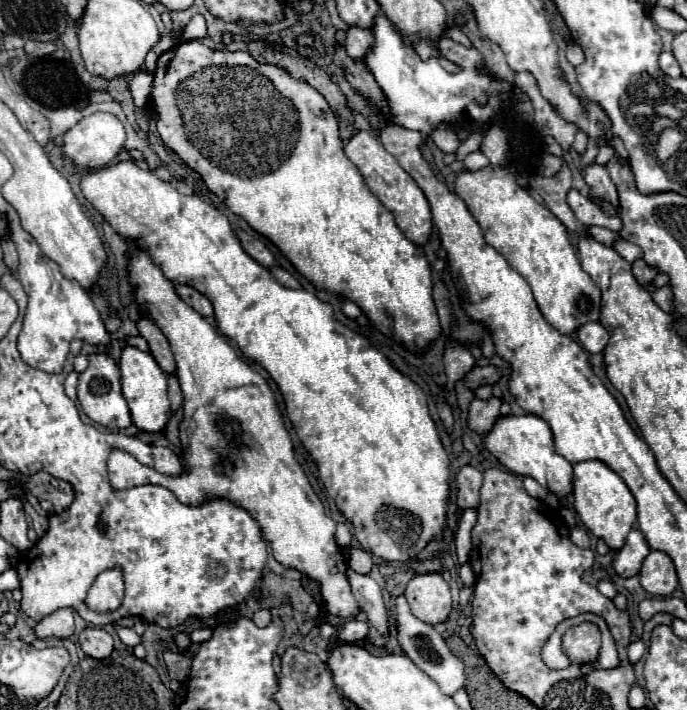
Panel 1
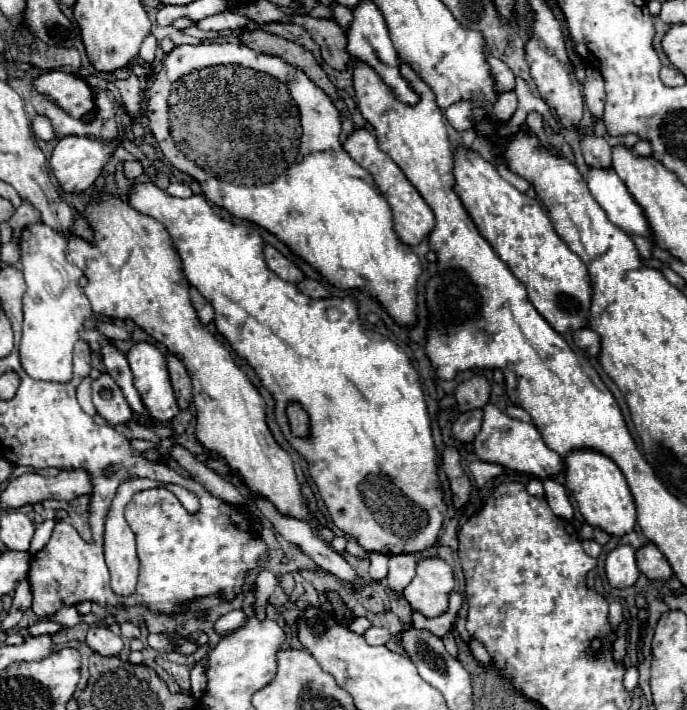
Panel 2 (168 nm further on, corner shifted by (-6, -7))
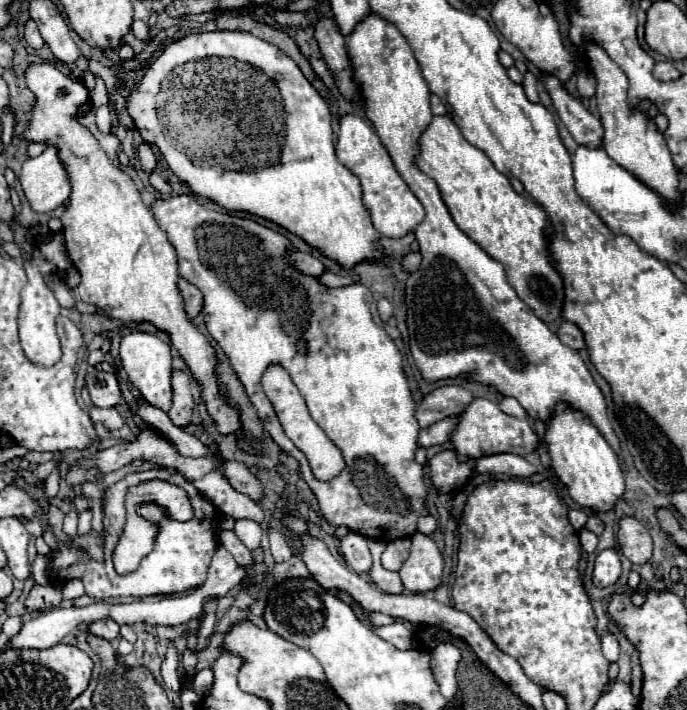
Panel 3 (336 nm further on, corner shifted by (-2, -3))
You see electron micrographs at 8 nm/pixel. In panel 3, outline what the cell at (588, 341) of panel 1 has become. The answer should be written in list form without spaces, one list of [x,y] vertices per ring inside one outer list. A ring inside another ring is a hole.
[[[563,322],[557,330],[557,336],[563,344],[567,344],[569,348],[575,348],[575,350],[581,350],[585,348],[585,340],[583,340],[583,334],[581,330],[573,324],[573,322]]]

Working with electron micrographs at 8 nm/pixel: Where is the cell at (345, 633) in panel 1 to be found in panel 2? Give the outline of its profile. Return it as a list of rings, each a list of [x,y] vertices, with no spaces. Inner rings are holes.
[[[371,626],[371,628],[363,634],[363,638],[367,640],[367,644],[371,644],[371,646],[379,646],[379,644],[387,644],[387,642],[391,640],[391,634],[389,634],[387,628]]]

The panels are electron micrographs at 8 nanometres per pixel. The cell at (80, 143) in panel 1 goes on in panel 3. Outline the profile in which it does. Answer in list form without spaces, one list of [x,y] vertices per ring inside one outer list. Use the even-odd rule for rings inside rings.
[[[53,146],[45,148],[41,156],[27,158],[23,162],[19,182],[31,210],[37,214],[55,210],[71,194],[67,172],[61,166],[57,150]]]

